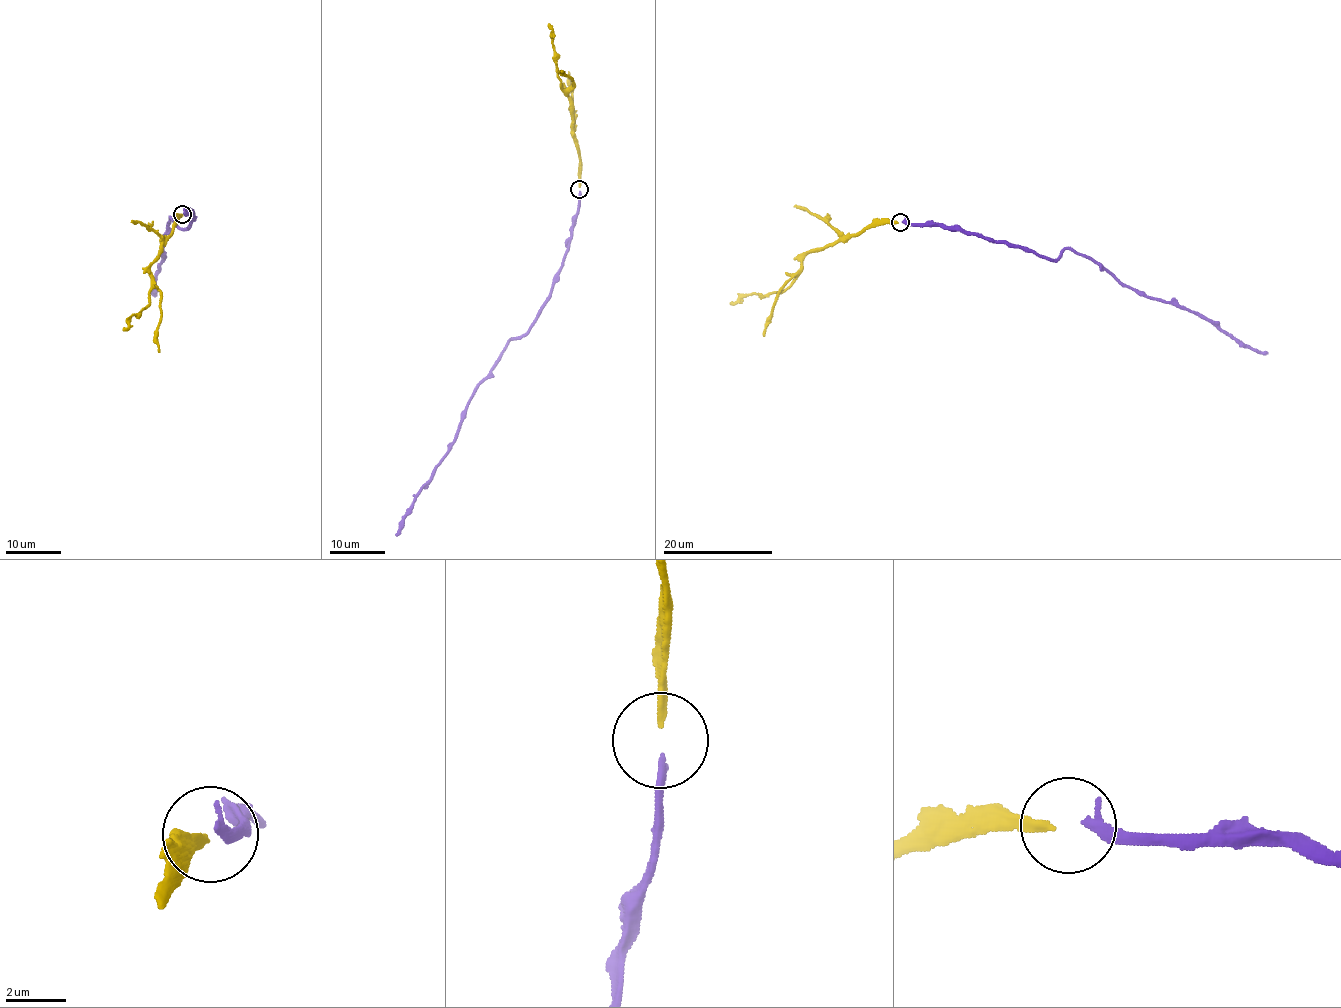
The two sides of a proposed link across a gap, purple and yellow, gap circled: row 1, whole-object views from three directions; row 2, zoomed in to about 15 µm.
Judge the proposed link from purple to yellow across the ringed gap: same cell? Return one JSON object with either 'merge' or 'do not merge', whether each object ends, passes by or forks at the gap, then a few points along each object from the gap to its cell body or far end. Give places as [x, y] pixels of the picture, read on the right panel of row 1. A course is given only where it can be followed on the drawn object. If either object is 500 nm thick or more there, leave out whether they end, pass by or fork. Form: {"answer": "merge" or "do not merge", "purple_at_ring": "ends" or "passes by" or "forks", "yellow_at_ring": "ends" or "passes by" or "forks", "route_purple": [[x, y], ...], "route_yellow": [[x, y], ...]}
{"answer": "merge", "purple_at_ring": "ends", "yellow_at_ring": "ends", "route_purple": [[902, 221], [962, 229], [1050, 259], [1072, 249], [1094, 259], [1122, 283], [1205, 317], [1257, 351], [1267, 352]], "route_yellow": [[898, 222], [873, 221], [860, 234], [812, 249], [796, 280], [781, 291], [745, 294], [729, 303]]}

